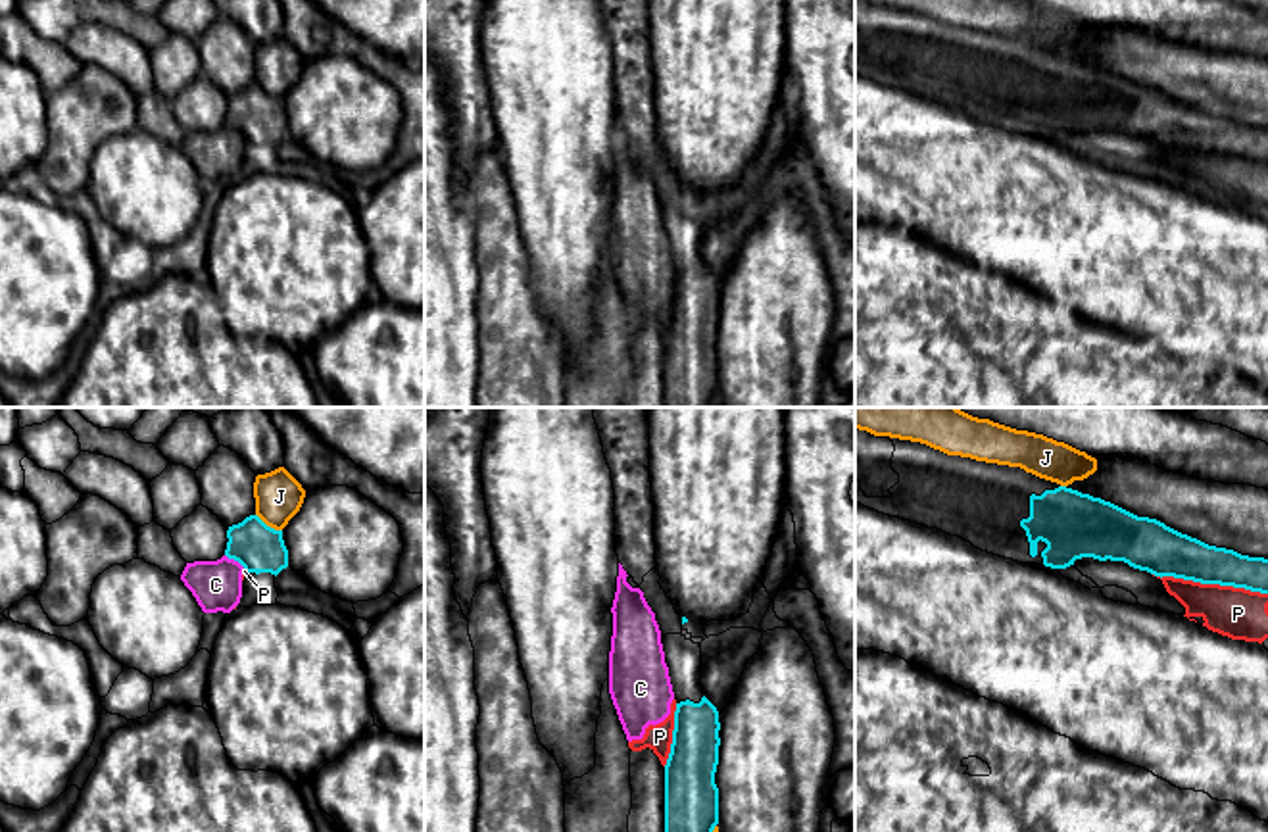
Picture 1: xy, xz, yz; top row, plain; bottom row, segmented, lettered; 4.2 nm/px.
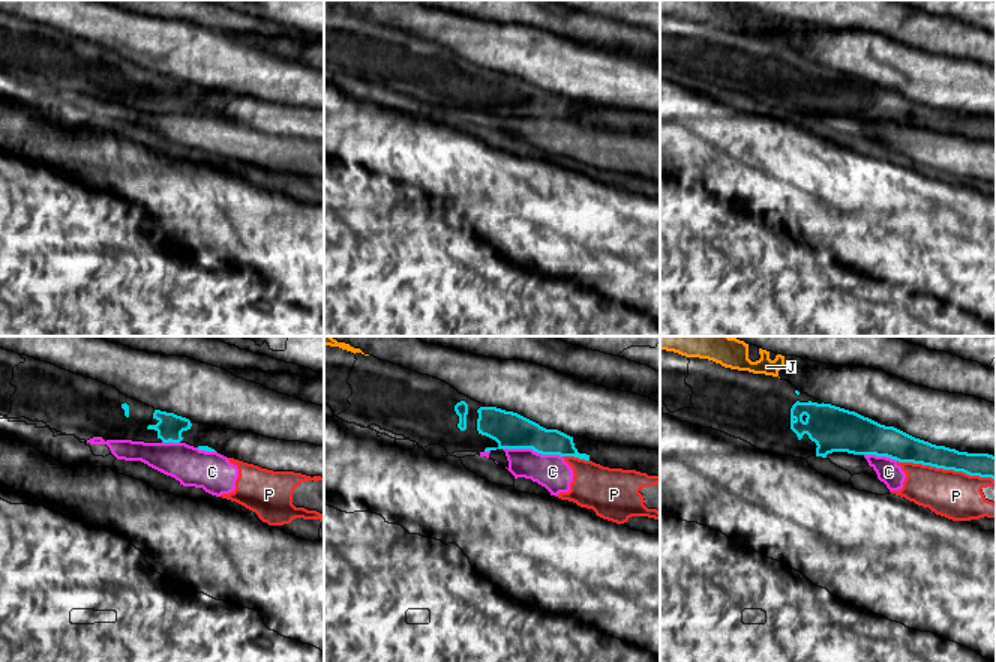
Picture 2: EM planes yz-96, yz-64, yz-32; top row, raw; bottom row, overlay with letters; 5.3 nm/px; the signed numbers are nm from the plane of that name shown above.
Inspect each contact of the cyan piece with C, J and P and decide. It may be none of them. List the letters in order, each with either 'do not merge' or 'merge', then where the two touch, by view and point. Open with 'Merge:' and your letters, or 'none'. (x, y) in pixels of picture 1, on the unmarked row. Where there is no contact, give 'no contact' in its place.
Merge: none
C: do not merge; contact xy (235, 129)
J: do not merge; contact xy (269, 97)
P: do not merge; contact yz (1211, 152)

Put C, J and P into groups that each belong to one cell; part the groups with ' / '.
C P / J

